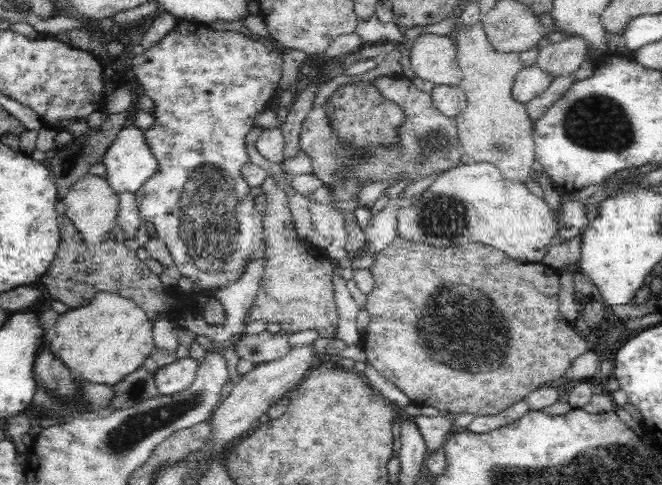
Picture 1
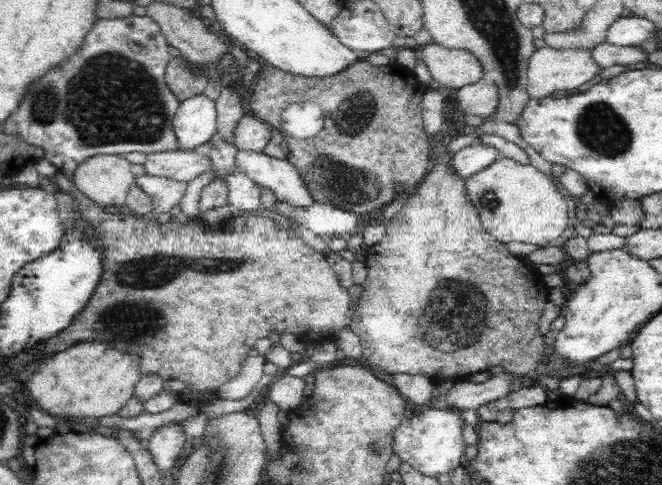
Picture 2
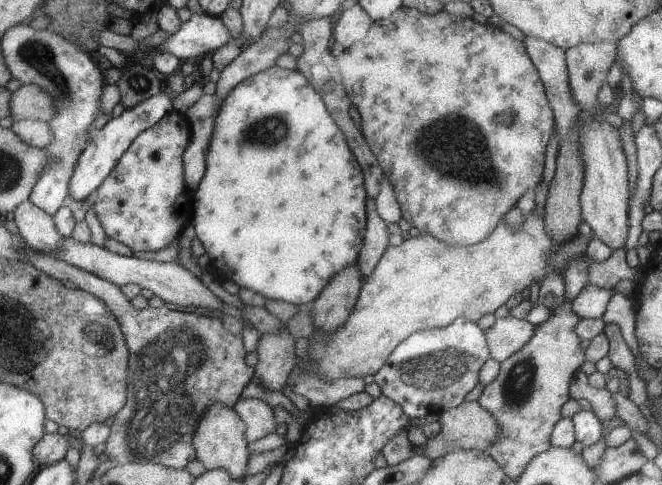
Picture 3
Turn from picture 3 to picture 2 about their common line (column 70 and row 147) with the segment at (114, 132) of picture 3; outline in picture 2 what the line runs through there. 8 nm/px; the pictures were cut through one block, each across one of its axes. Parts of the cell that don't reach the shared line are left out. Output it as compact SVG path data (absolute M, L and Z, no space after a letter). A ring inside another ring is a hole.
M202 92L181 101L174 119L181 144L194 148L209 142L216 135L217 120L215 101Z

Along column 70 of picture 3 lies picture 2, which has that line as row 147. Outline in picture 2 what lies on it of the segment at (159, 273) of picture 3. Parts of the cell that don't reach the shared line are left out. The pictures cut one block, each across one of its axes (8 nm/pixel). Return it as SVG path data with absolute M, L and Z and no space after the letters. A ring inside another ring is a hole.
M245 114L234 128L232 142L238 149L263 152L270 139L271 131L264 127L263 121L252 114Z

